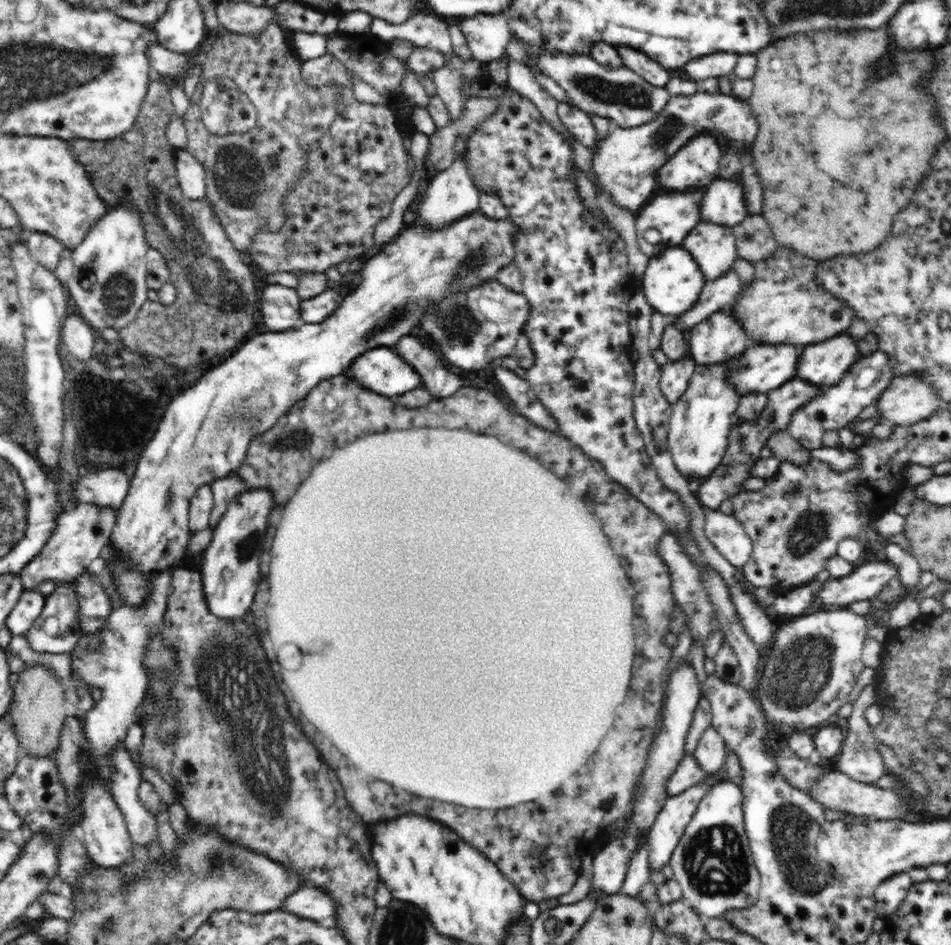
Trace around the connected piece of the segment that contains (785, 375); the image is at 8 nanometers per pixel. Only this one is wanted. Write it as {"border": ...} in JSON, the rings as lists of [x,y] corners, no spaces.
{"border":[[[754,344],[732,359],[730,372],[726,375],[730,377],[730,383],[740,396],[748,393],[769,393],[796,377],[800,349],[792,344]]]}

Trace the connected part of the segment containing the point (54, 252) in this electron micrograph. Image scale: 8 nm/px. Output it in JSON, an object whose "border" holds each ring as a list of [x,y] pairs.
{"border":[[[31,231],[26,240],[30,255],[45,269],[53,271],[60,263],[62,252],[65,250],[58,239],[48,233]]]}

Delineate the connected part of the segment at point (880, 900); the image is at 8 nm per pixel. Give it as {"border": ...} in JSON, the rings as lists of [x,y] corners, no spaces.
{"border":[[[906,872],[892,875],[889,879],[883,880],[875,888],[875,911],[878,916],[886,919],[896,913],[904,902],[912,883],[910,875]]]}

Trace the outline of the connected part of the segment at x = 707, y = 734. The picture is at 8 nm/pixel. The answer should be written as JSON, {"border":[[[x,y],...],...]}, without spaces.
{"border":[[[710,727],[702,733],[699,746],[692,755],[697,765],[706,774],[714,774],[719,777],[729,752],[719,732],[714,727]]]}

